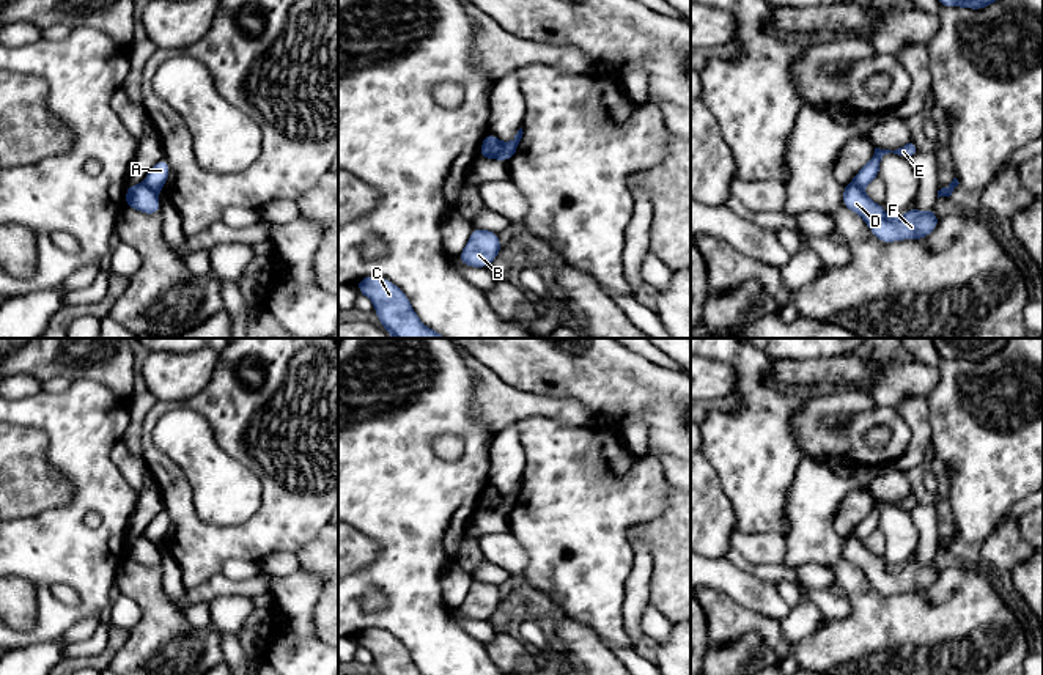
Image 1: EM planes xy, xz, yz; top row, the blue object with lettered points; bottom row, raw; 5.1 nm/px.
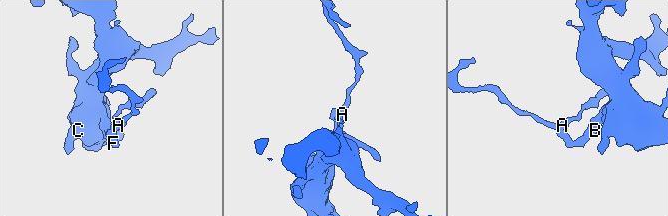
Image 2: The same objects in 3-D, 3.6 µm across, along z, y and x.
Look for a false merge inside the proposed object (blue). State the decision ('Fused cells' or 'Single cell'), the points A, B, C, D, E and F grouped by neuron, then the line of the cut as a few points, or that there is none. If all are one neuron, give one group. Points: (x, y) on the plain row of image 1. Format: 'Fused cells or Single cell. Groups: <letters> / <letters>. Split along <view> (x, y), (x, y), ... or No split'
Fused cells. Groups: A E / B C D F. Split along xz (504, 496), (494, 510)

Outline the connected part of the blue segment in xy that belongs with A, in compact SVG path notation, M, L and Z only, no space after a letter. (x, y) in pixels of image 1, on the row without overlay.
M164 510L148 524L143 535L149 541L159 544L159 543L164 543L164 538L165 538L165 533L168 532L168 529L170 529L170 519Z

